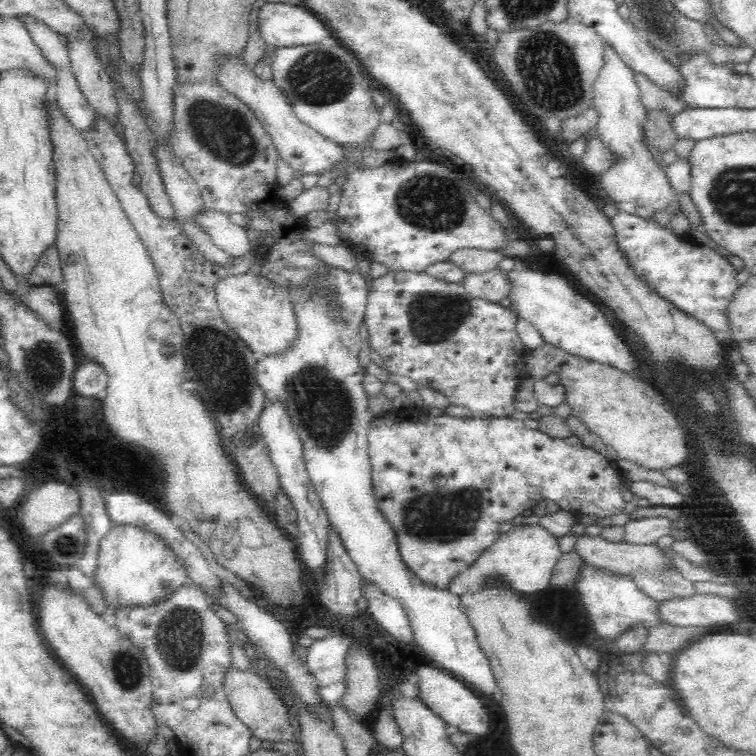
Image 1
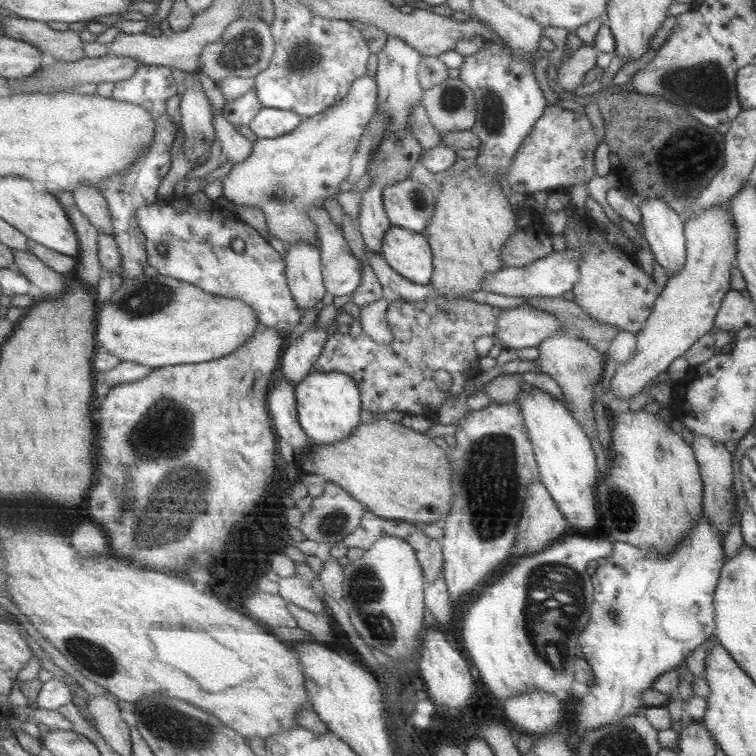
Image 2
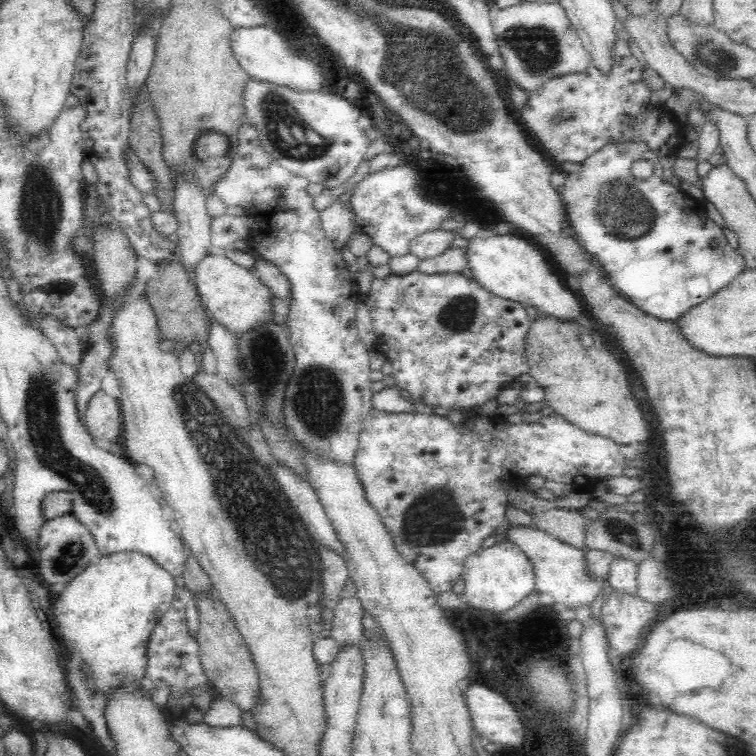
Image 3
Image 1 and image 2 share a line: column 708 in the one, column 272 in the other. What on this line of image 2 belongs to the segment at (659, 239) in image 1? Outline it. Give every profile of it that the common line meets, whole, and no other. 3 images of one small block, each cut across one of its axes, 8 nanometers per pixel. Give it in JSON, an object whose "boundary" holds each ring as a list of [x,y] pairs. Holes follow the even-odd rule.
{"boundary":[[[158,200],[153,204],[148,204],[138,212],[138,221],[148,238],[148,264],[154,266],[163,276],[184,280],[185,282],[196,284],[199,288],[204,288],[214,295],[224,296],[232,299],[244,300],[255,309],[259,317],[260,324],[277,331],[289,334],[301,324],[303,311],[297,306],[297,301],[290,286],[288,285],[288,268],[284,255],[279,254],[269,241],[265,240],[255,228],[236,218],[225,218],[220,213],[217,203],[212,203],[210,211],[194,208],[189,205],[182,212],[171,209],[170,202]],[[233,238],[241,238],[245,242],[245,249],[239,253],[231,248]],[[162,242],[167,247],[166,254],[161,254],[155,246]]]}

